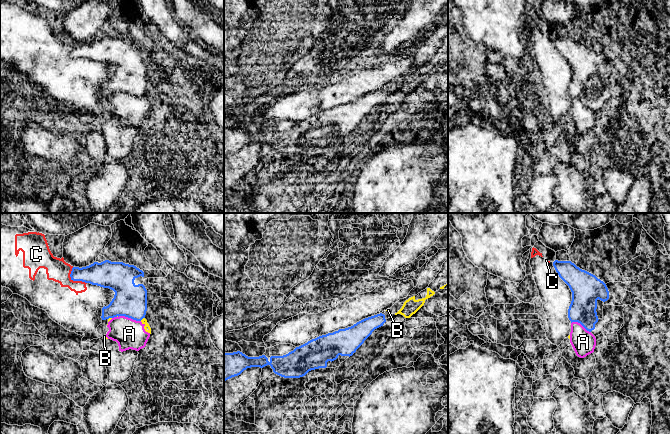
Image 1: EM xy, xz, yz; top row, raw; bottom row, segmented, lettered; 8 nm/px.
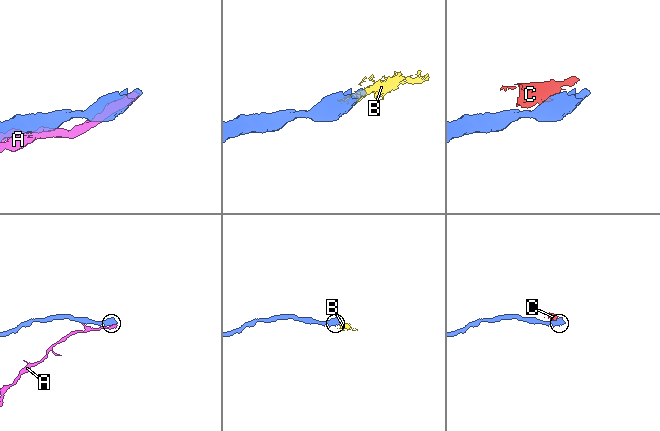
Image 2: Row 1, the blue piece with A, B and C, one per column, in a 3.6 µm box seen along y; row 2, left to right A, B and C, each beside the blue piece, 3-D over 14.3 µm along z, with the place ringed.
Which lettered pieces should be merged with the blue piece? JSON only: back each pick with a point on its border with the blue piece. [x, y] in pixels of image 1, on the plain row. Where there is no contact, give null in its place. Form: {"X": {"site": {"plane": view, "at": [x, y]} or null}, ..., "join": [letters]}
{"join": []}

